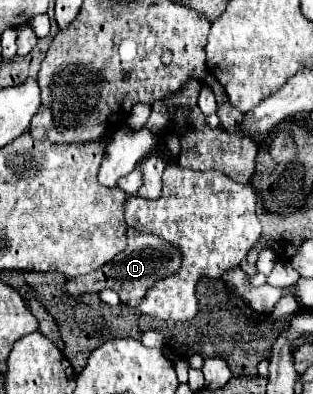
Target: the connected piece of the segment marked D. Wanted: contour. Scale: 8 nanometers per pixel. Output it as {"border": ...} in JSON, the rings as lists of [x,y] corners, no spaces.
{"border":[[[127,227],[129,233],[129,243],[127,247],[109,263],[103,267],[91,271],[89,275],[83,277],[69,277],[65,281],[65,291],[67,295],[83,295],[83,293],[99,293],[103,289],[113,289],[119,293],[121,303],[135,307],[139,305],[139,299],[147,293],[147,287],[155,283],[155,279],[163,279],[179,269],[179,251],[177,247],[171,247],[169,243],[163,243],[161,239],[155,239],[155,235],[137,231],[133,227]]]}

